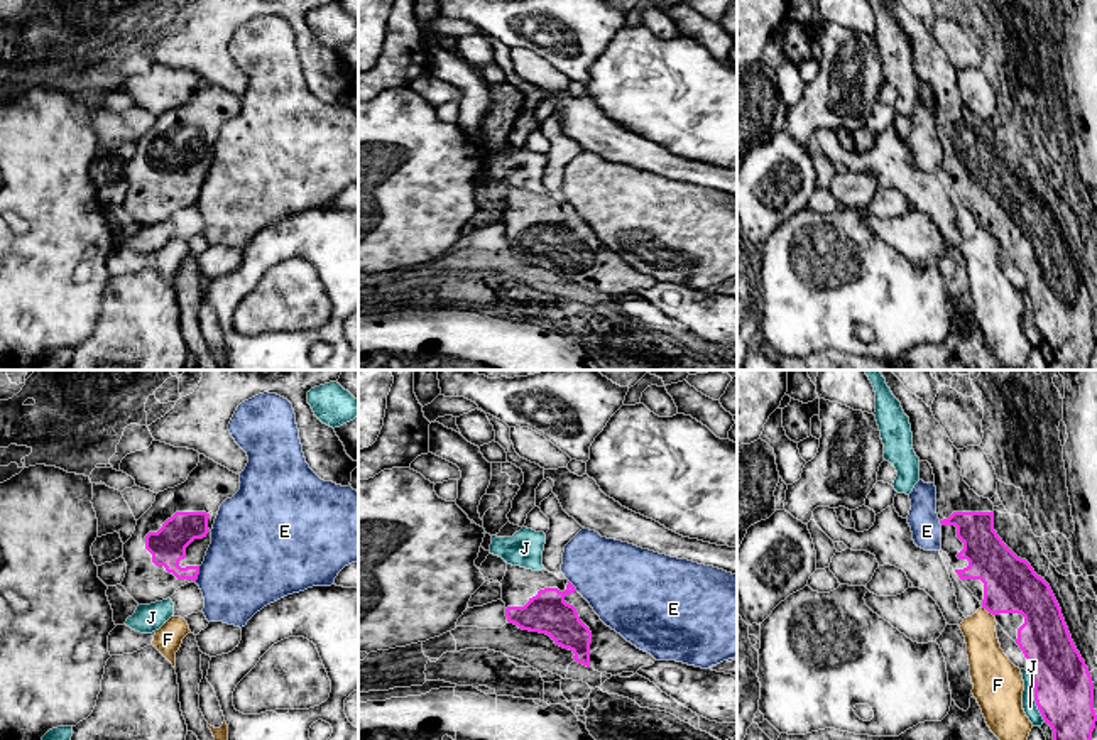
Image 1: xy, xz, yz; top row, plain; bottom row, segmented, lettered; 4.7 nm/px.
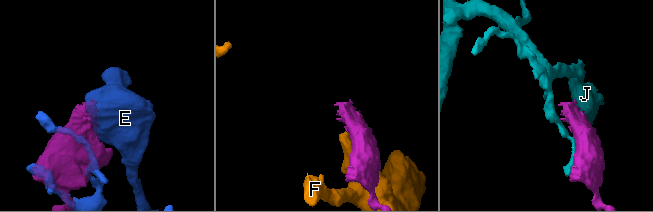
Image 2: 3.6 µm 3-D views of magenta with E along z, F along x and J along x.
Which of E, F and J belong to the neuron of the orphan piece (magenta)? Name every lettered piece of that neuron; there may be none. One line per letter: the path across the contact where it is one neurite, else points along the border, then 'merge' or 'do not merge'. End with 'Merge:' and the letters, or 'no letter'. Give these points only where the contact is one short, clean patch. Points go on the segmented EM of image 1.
E: border xy (200, 566), (195, 580); do not merge
F: border yz (982, 607), (993, 615); do not merge
J: do not merge
Merge: no letter

